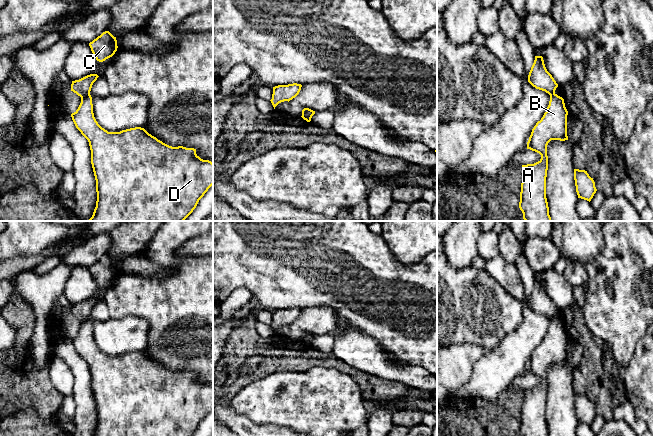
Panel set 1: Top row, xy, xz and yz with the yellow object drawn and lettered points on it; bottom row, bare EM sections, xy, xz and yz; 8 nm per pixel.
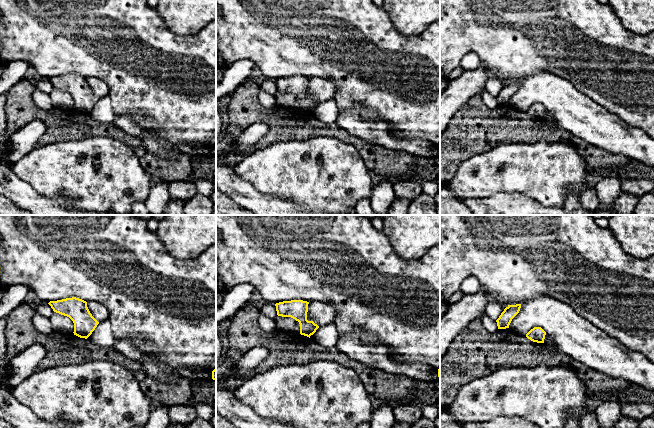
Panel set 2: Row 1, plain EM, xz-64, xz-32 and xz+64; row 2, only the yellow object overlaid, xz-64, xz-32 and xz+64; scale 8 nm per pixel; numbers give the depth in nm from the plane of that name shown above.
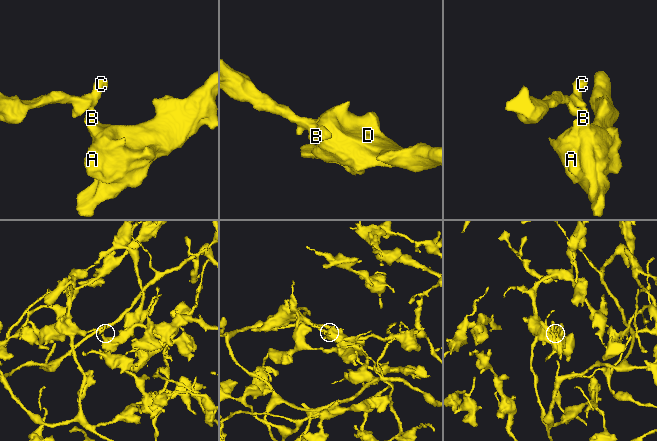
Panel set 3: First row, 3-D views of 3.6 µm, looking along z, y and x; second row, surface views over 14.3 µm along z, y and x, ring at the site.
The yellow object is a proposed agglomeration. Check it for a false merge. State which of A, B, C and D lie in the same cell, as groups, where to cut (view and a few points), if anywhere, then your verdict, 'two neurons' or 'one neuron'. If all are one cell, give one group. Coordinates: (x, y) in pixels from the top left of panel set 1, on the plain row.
A B D / C; cut in xy along (89, 317), (81, 321); two neurons

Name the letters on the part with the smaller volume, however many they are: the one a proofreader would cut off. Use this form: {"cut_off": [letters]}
{"cut_off": ["A", "B", "D"]}

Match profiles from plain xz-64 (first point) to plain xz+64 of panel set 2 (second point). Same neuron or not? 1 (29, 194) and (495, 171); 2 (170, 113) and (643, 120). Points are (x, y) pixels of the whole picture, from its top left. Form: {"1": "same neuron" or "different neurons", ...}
{"1": "different neurons", "2": "same neuron"}

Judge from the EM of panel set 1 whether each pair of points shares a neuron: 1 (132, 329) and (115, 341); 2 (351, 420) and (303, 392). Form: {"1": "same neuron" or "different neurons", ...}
{"1": "same neuron", "2": "same neuron"}

